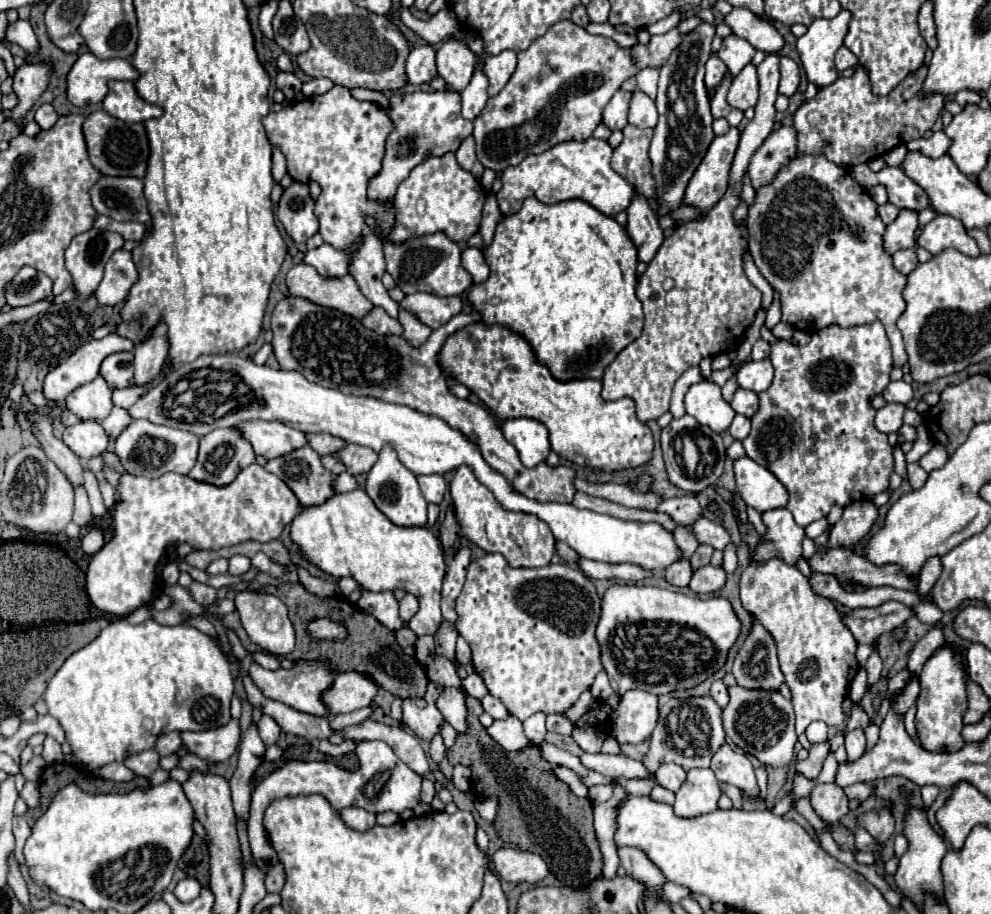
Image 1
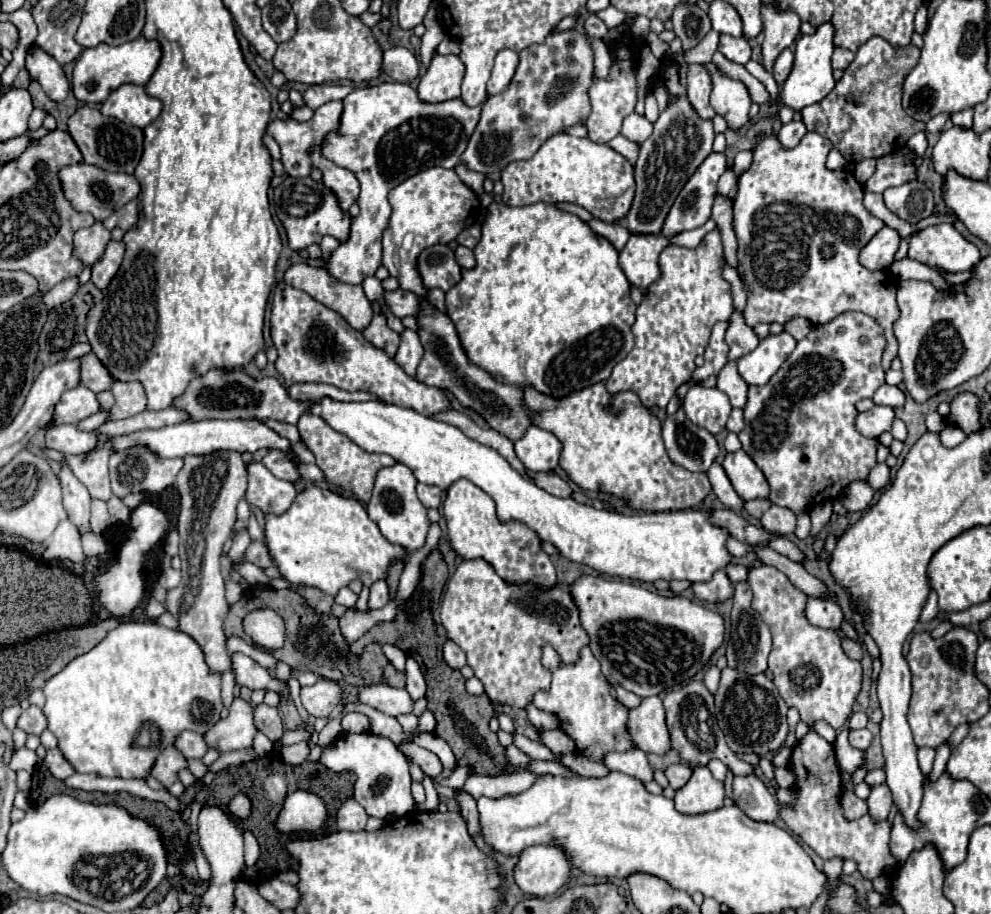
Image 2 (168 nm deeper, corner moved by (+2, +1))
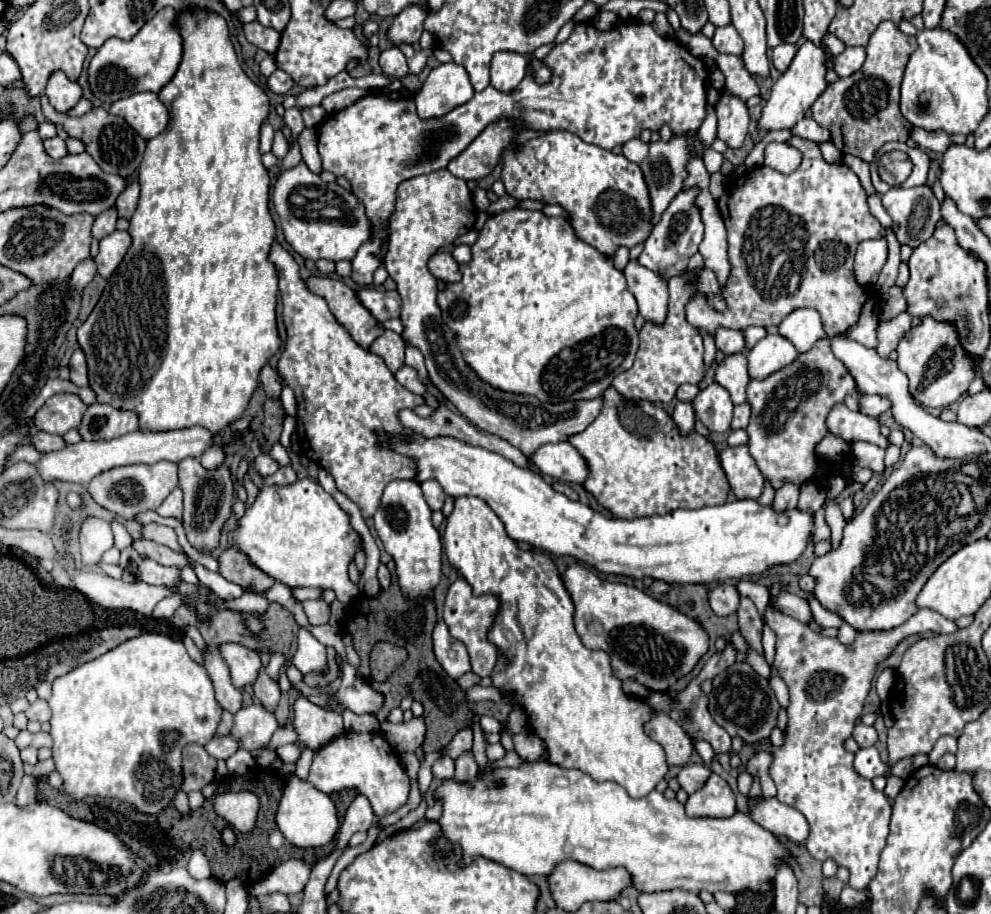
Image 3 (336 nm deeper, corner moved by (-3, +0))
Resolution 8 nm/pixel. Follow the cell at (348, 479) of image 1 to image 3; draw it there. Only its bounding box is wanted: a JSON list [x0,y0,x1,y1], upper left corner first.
[270,441,290,463]

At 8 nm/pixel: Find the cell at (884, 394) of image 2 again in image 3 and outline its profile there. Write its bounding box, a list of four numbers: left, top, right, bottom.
[858,395,890,417]

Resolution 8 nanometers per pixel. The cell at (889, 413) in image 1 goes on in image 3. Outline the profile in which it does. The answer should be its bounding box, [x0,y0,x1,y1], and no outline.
[826,403,880,443]

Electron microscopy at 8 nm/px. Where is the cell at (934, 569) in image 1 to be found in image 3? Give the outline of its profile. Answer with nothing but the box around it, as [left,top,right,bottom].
[756,609,958,889]

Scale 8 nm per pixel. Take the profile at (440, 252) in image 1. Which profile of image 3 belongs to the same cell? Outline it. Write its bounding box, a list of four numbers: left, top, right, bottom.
[428,251,462,283]

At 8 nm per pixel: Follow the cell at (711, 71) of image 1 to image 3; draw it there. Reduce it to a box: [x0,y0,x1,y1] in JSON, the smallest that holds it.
[698,107,716,147]

